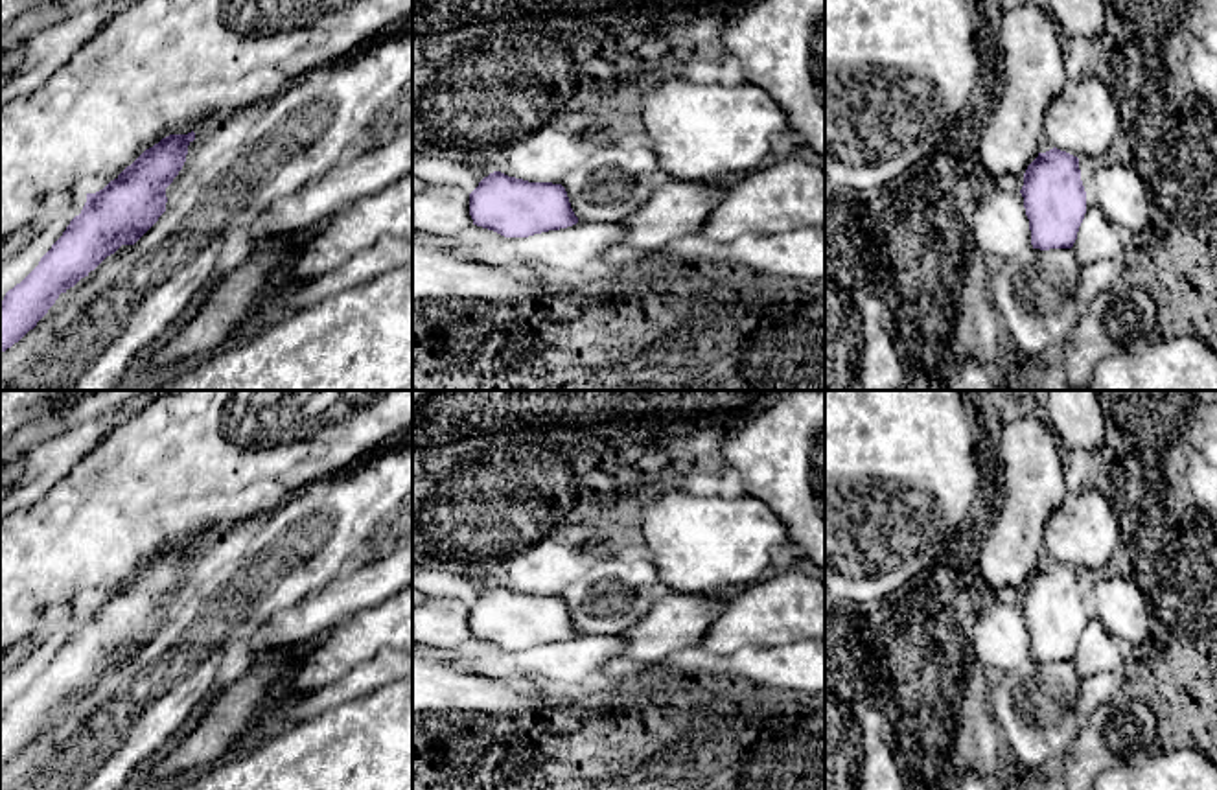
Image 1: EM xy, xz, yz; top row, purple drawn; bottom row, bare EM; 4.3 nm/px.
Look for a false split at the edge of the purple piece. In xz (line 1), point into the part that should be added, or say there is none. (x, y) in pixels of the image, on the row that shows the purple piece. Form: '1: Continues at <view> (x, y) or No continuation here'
1: No continuation here

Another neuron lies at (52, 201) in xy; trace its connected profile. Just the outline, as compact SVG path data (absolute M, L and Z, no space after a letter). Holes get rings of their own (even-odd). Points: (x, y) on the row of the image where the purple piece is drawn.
M64 190L64 192L53 192L48 193L42 203L39 204L39 210L35 214L35 217L26 225L28 230L41 230L44 228L46 221L50 219L50 215L61 206L64 204L75 192Z

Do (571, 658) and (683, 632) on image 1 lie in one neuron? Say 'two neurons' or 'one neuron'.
two neurons

